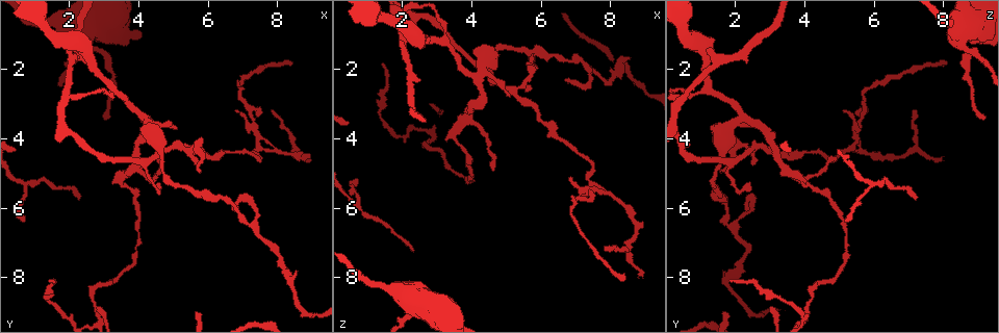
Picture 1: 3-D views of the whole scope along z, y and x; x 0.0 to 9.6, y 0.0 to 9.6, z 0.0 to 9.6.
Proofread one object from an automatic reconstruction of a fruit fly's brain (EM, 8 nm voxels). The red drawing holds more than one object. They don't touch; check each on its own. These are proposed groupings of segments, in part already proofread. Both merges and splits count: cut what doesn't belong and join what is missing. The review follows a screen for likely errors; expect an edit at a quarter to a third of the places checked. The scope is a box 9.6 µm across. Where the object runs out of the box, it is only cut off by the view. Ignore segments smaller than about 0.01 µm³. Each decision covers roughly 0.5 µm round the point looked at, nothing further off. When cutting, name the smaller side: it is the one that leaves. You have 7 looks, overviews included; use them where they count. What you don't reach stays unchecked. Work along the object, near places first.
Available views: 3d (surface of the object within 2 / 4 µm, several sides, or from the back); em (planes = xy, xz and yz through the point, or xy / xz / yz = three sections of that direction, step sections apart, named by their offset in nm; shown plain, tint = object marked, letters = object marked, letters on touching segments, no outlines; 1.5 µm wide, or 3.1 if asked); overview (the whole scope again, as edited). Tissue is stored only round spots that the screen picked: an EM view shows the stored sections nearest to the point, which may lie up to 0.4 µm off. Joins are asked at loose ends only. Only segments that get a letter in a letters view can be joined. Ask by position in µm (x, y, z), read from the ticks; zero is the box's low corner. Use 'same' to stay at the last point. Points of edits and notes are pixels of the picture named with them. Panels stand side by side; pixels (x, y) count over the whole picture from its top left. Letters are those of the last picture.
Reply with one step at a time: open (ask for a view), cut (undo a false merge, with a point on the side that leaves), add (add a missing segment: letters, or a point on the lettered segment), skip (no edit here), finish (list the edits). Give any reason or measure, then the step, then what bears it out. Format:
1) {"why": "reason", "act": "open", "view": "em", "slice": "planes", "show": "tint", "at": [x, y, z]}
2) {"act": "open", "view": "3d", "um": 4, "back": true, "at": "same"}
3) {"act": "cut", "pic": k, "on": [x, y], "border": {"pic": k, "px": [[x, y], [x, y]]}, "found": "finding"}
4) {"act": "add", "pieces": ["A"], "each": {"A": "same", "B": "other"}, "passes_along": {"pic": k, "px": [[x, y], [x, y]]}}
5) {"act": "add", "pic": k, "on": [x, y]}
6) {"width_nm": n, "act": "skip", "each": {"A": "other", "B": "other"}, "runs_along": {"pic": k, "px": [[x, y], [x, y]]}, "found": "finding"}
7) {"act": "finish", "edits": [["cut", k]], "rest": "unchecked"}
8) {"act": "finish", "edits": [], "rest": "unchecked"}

{"why": "branch stops here", "act": "open", "view": "em", "slice": "xz", "step": 4, "show": "tint", "at": [4.55, 5.25, 2.45]}

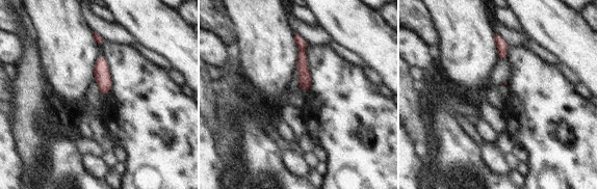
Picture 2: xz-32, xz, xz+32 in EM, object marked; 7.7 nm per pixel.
{"why": "cut it another way", "act": "open", "view": "em", "slice": "planes", "show": "letters", "at": "same"}

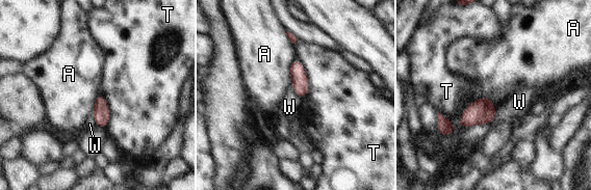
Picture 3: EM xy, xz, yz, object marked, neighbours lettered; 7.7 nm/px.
{"act": "skip", "each": {"A": "other", "T": "other", "W": "other"}, "border": {"pic": 3, "px": [[492, 101], [472, 101], [461, 128]]}, "found": "none of them fits"}

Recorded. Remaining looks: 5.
{"why": "thin end", "act": "open", "view": "em", "slice": "xy", "step": 8, "show": "letters", "at": [6.75, 3.25, 5.15]}

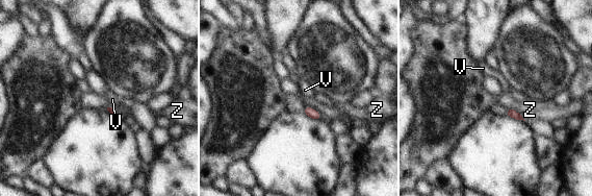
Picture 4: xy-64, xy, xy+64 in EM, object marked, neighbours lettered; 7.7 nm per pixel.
{"longest_contact_nm": ["Z", 180], "act": "skip", "each": {"V": "other", "Z": "other"}, "found": "none of them fits"}

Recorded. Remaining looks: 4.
{"why": "an open end", "act": "open", "view": "em", "slice": "planes", "show": "tint", "at": [6.65, 6.00, 2.25]}

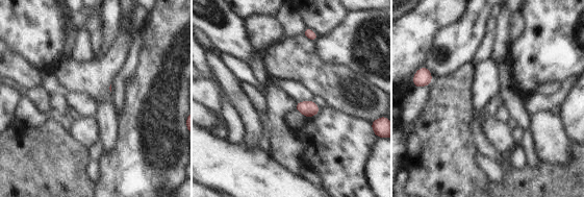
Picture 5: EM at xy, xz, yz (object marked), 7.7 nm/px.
{"why": "what lies round it", "act": "open", "view": "em", "slice": "planes", "show": "letters", "at": "same"}

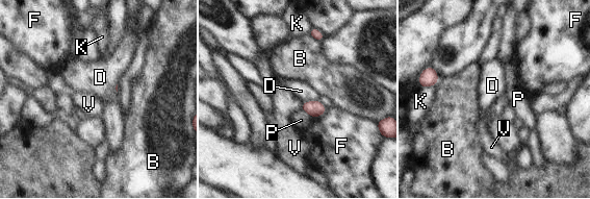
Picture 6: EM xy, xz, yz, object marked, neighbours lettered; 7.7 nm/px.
{"act": "skip", "each": {"B": "other", "D": "other", "F": "other", "K": "other", "P": "other", "V": "other"}, "border": {"pic": 6, "px": [[317, 99], [302, 103]]}, "found": "no lettered segment goes on from it"}

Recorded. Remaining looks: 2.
{"act": "finish", "edits": [], "rest": "unchecked"}

